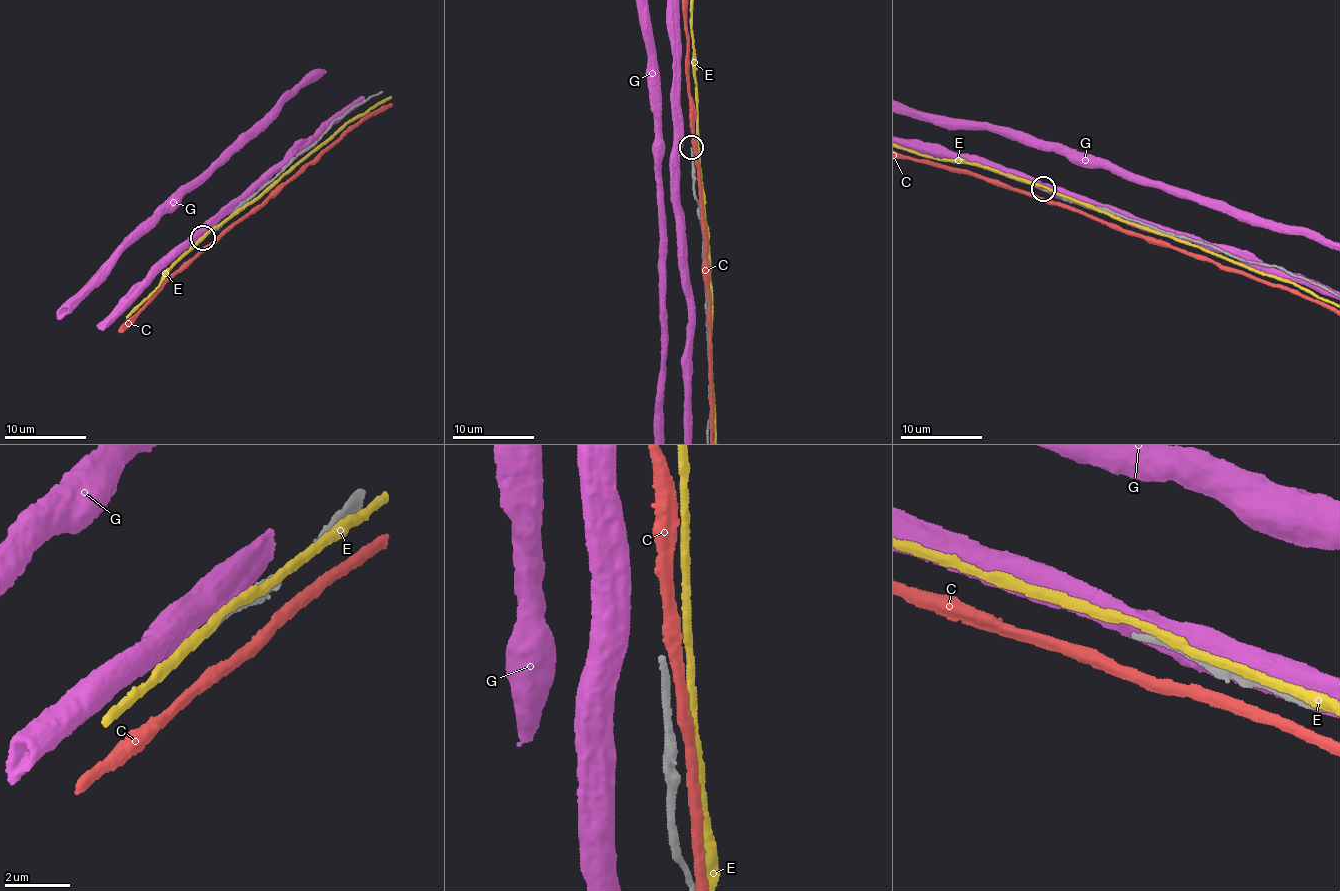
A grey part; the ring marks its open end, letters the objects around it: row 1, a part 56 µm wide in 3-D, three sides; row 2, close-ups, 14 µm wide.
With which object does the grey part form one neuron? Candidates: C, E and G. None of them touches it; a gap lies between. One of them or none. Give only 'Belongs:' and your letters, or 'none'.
Belongs: none

